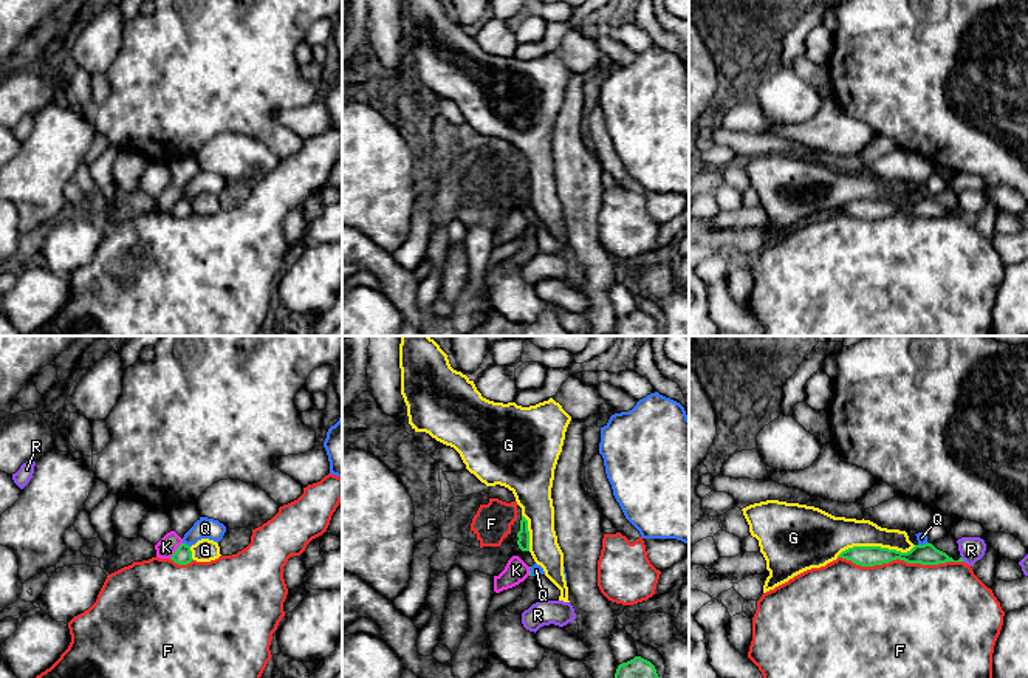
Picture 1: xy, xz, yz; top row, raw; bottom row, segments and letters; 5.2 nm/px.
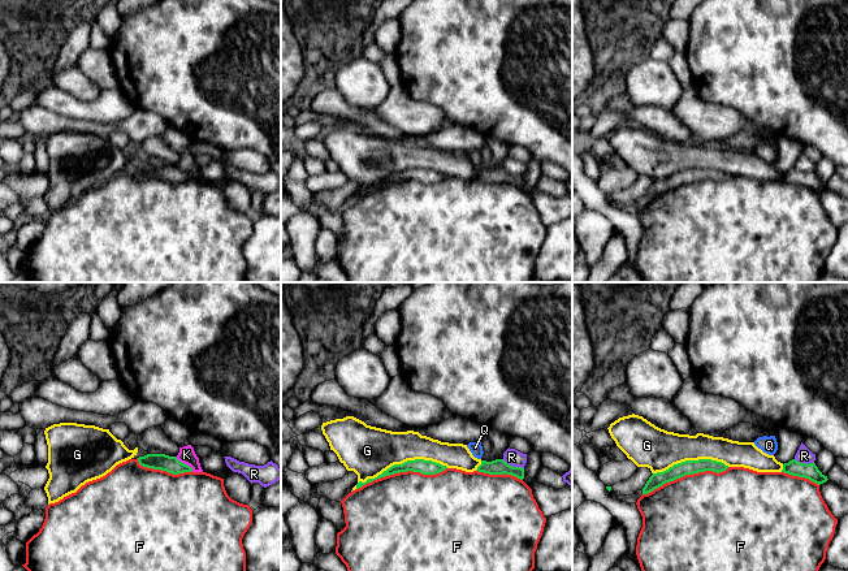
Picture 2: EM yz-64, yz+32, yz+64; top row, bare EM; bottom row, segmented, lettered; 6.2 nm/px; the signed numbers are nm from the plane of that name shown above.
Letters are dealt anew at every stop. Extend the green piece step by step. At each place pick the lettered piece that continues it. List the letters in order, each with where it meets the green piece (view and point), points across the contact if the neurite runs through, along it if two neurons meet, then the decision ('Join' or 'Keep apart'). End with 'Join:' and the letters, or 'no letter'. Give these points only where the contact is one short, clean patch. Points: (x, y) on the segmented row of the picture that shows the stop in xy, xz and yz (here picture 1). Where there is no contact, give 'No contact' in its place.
F: Touches green at yz (901, 559). Keep apart
G: Touches green at yz (875, 547). Keep apart
K: Touches green at xy (177, 550). Boundary: xy (181, 542), (169, 558). Keep apart
Q: Touches green at xy (185, 544). Boundary: xy (183, 542), (189, 547). Keep apart
R: Touches green at yz (962, 559). Keep apart
Join: no letter

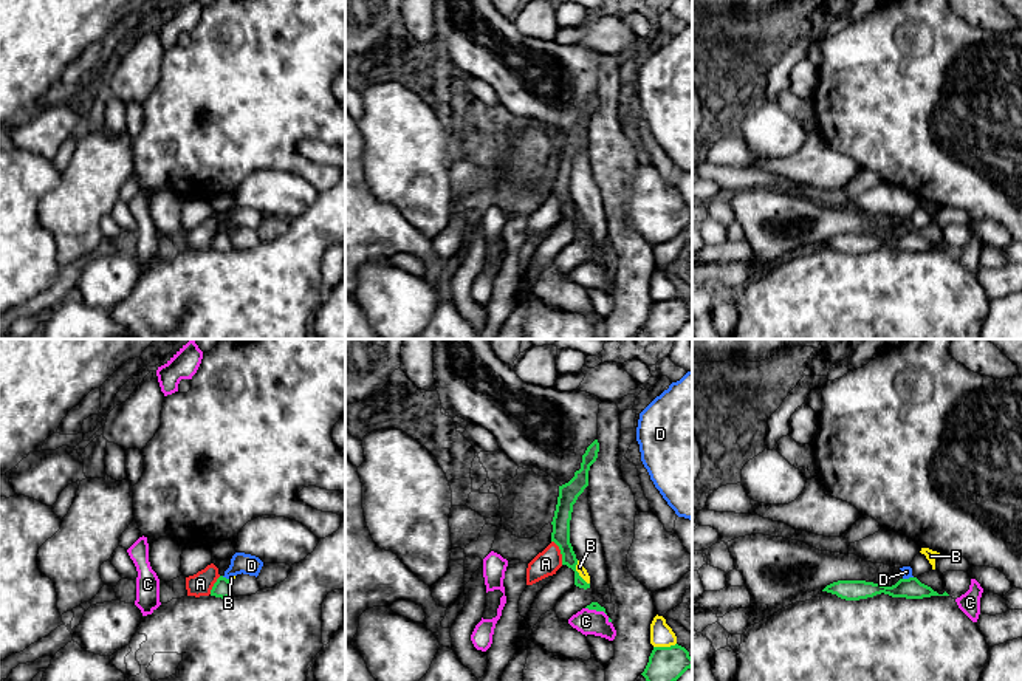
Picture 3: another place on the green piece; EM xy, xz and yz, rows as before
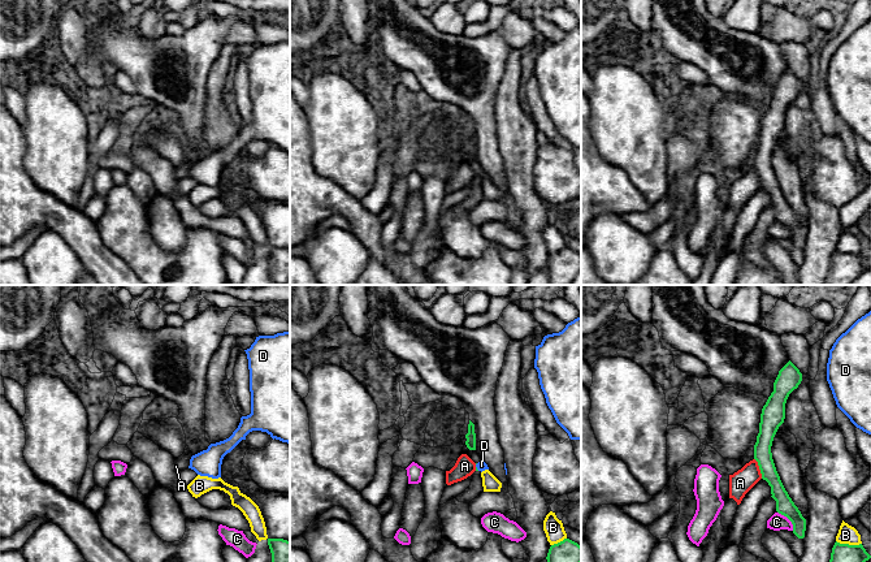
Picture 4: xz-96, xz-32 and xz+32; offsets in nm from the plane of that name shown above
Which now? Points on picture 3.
A: Touches green at xz (561, 553). Boundary: xz (552, 540), (559, 550), (562, 564). Keep apart
B: Touches green at xz (578, 573). Keep apart
C: Touches green at xz (596, 610). Boundary: xz (586, 607), (601, 610), (606, 615). Keep apart
D: Touches green at xy (225, 578). Boundary: xy (222, 576), (228, 579). Keep apart
Join: no letter

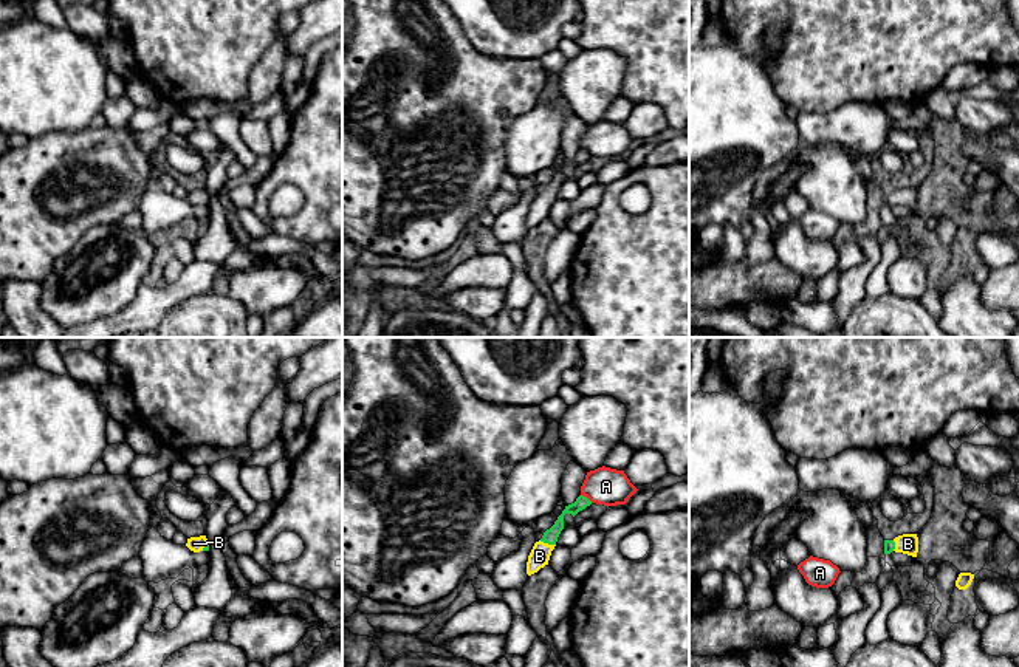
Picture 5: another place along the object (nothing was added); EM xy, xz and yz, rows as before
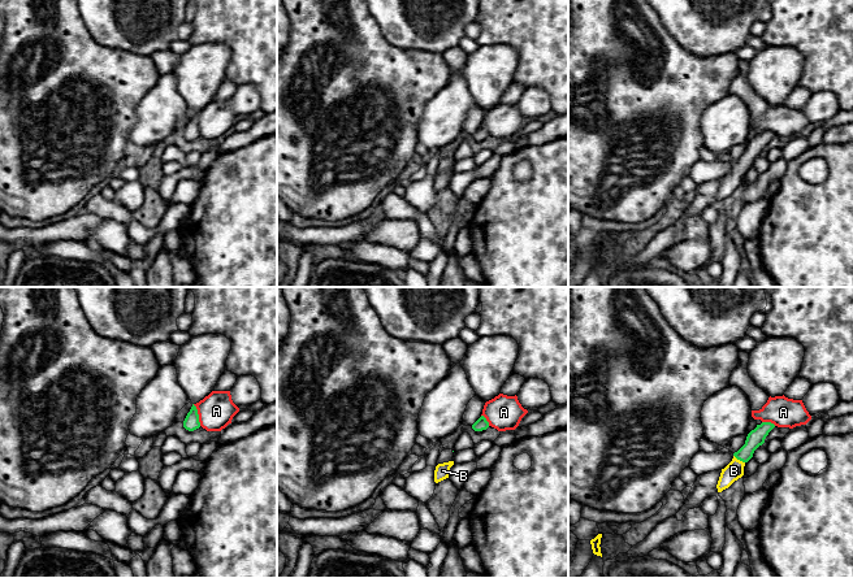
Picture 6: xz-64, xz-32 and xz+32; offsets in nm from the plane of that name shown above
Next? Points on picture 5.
A: Touches green at xz (586, 497). Keep apart
B: Touches green at xz (547, 542). Path across: xz (550, 536), (547, 542), (539, 556). Join
Join: B

